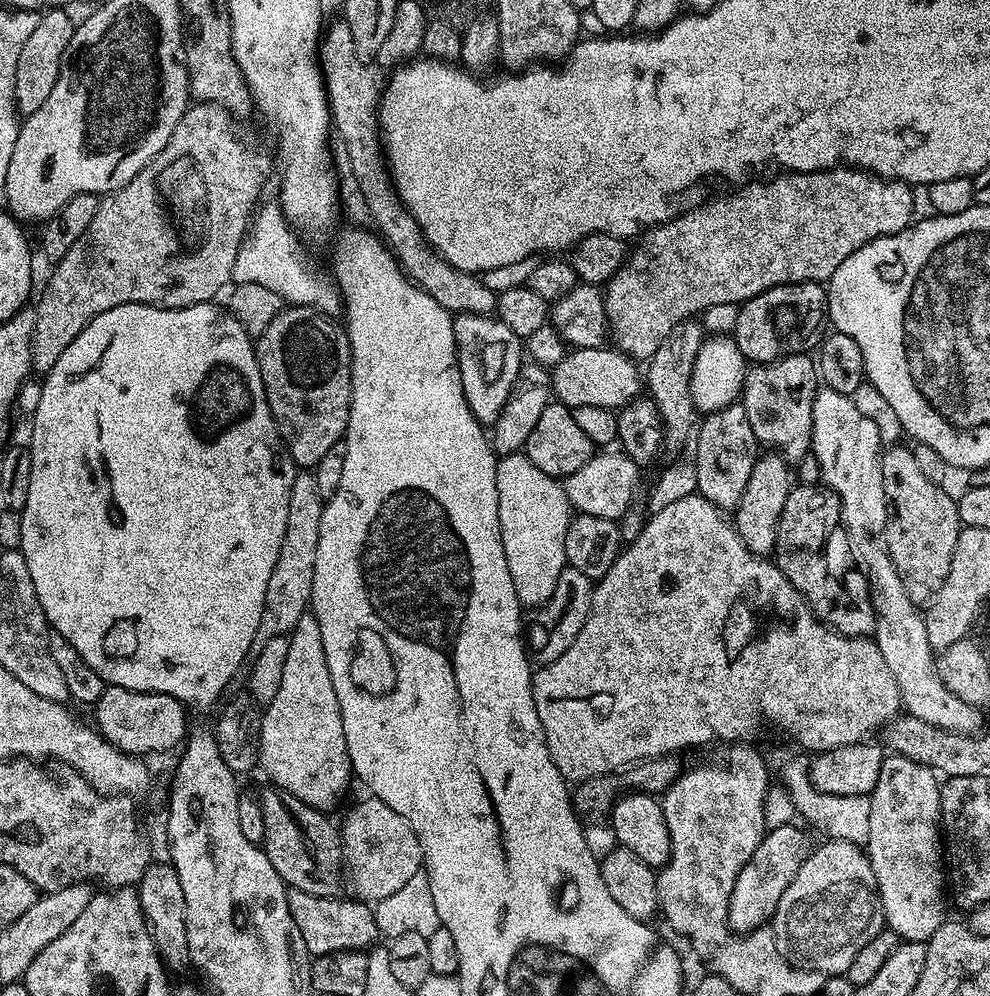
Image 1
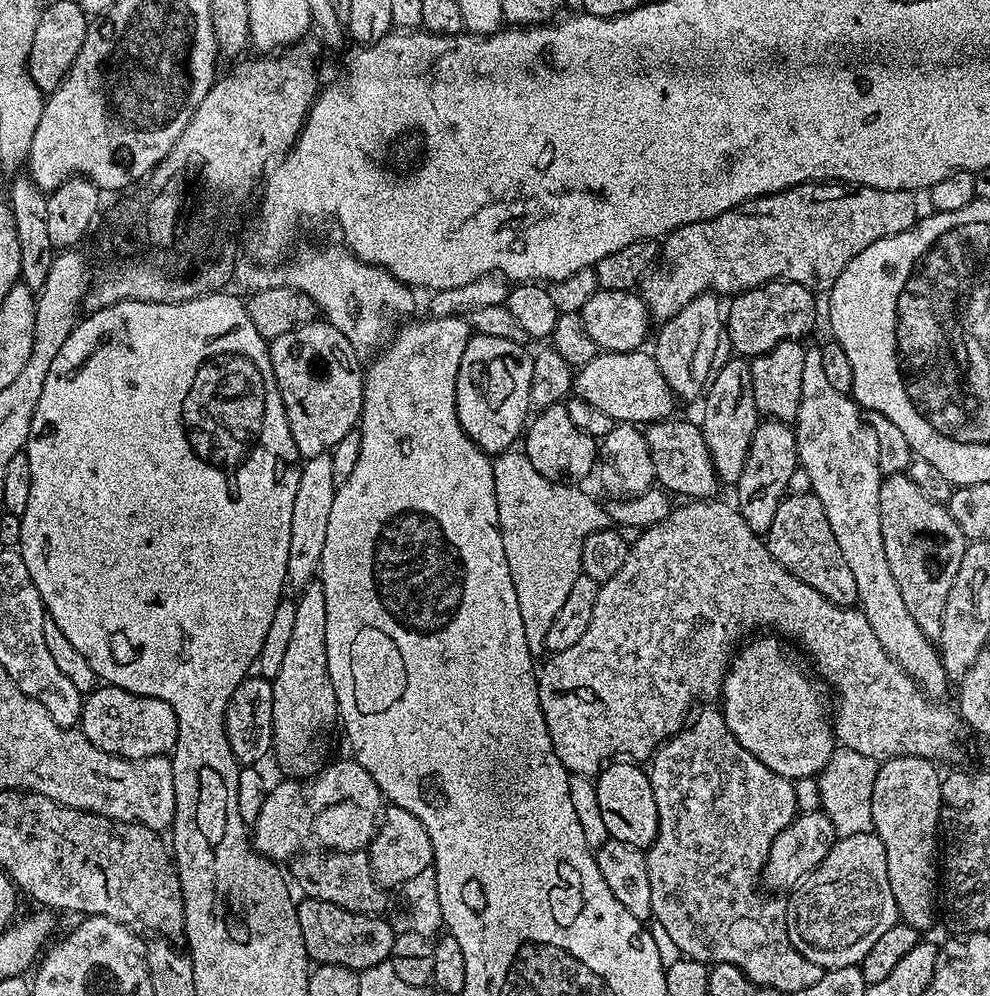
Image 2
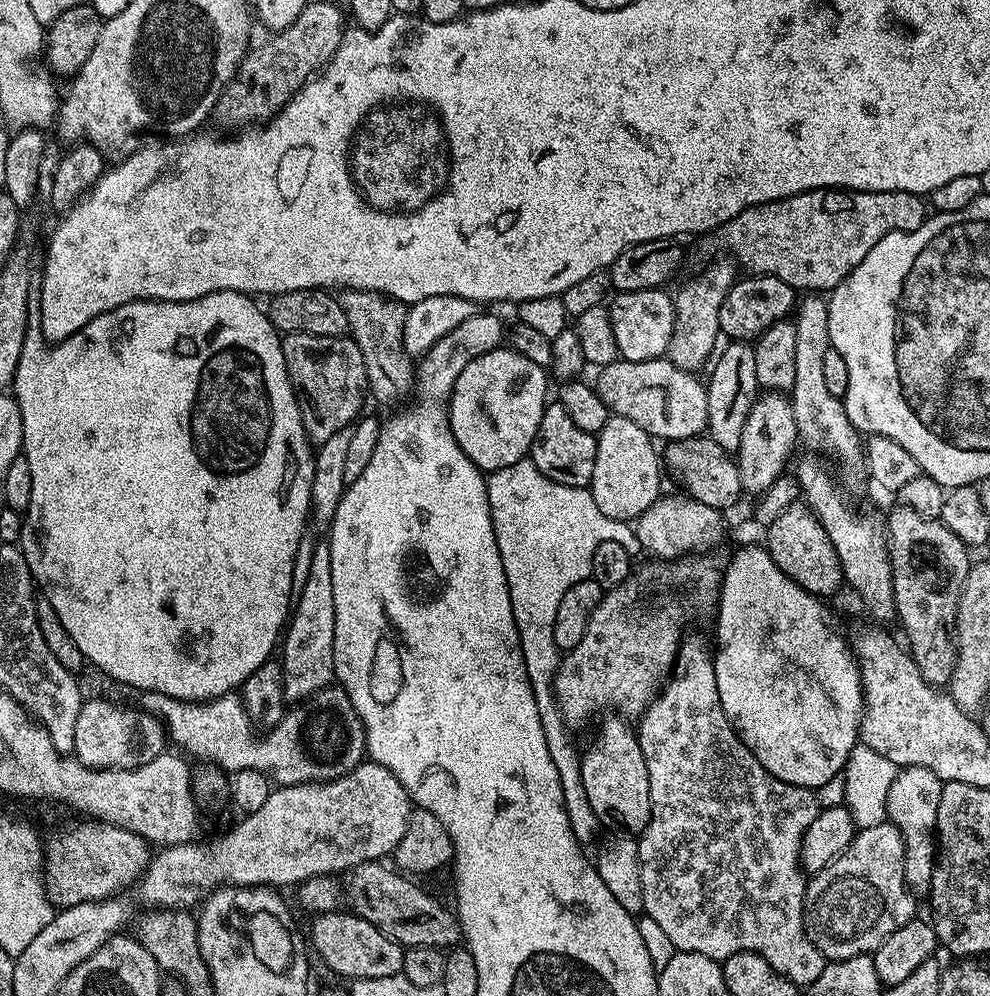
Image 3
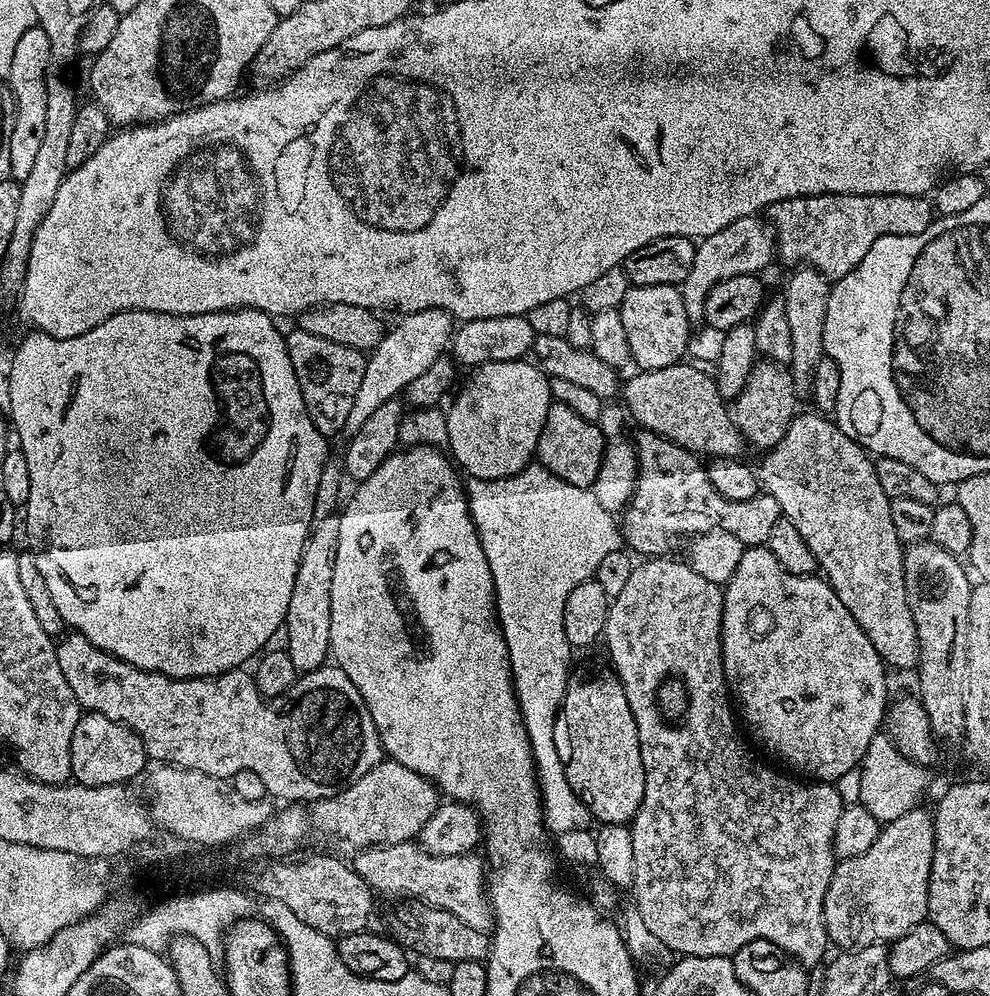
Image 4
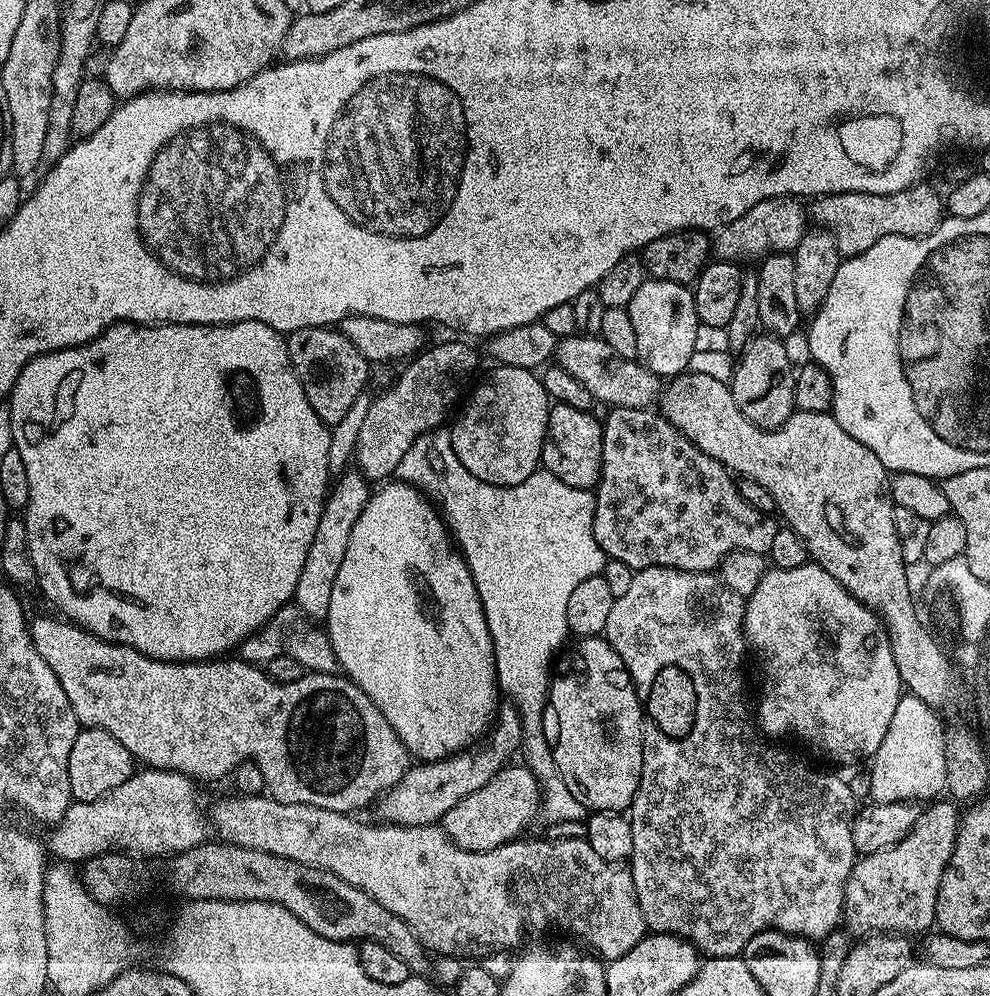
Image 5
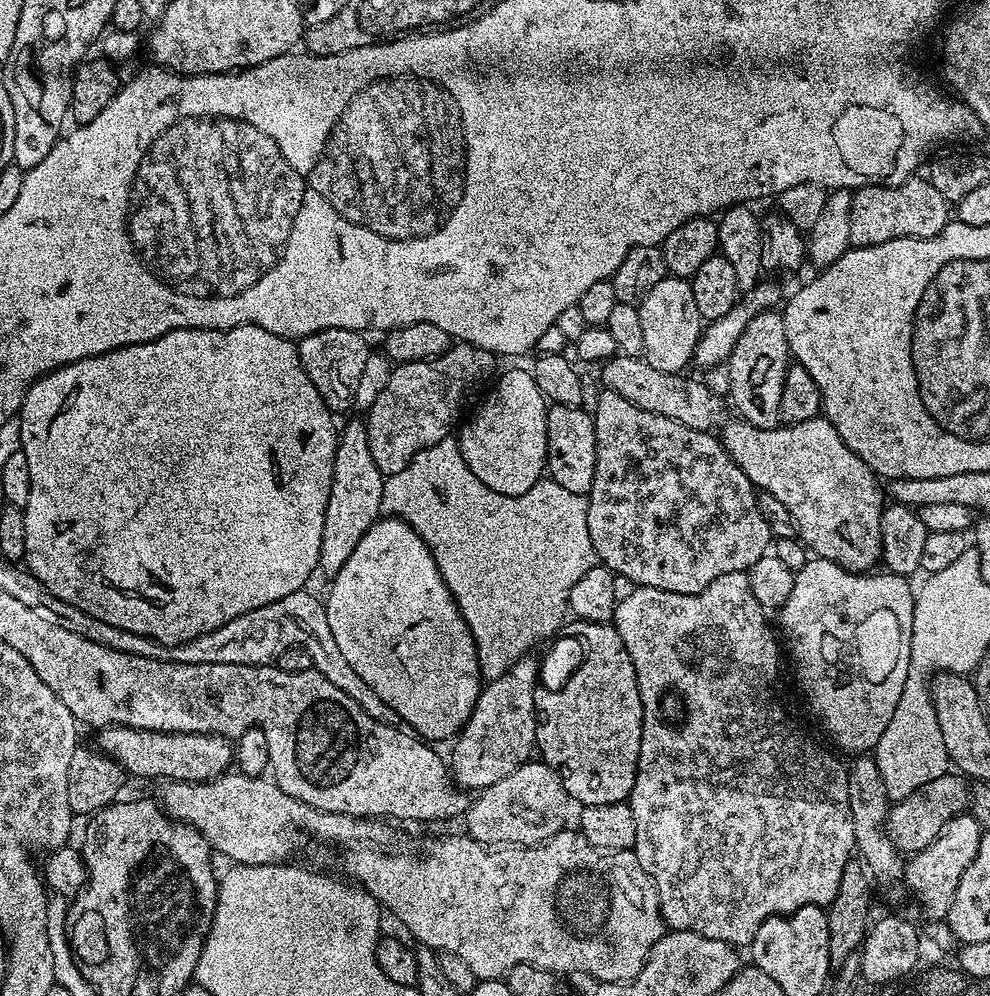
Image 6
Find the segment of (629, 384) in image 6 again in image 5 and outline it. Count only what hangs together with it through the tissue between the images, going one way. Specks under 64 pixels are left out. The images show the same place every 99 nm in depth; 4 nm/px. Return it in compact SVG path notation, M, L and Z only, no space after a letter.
M577 334L557 339L555 367L566 370L566 374L574 374L586 390L590 390L593 401L608 404L613 408L646 408L651 409L662 395L661 377L655 376L650 369L639 360L622 358L622 354L614 354L610 346L596 334Z

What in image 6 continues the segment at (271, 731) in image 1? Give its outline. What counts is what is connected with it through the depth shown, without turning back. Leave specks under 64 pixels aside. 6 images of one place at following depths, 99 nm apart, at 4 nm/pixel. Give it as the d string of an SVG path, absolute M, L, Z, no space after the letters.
M363 419L352 420L341 427L334 454L334 474L330 486L330 498L326 502L326 522L322 522L322 550L318 565L319 575L331 578L346 566L346 558L354 554L354 546L362 542L362 534L381 519L380 503L384 476L374 466L374 457L370 455L368 425Z

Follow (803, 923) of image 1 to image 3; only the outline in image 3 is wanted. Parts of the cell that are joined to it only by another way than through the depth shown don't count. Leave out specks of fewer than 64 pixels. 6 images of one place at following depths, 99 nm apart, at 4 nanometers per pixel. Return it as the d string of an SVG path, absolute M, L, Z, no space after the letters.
M891 822L859 829L848 849L808 880L804 928L829 961L875 952L898 926L917 915L917 897L904 877L904 847L903 834Z

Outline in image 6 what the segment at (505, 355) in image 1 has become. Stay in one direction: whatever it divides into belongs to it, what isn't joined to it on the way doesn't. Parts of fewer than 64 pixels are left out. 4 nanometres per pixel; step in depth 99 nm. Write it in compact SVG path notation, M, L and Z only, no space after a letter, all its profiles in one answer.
M527 367L512 368L504 372L496 380L496 385L488 392L488 397L480 404L480 409L458 428L458 439L462 458L466 466L470 466L470 474L478 478L490 490L507 496L526 494L530 486L542 479L548 463L548 409L542 390L538 390L538 382L534 382L531 371Z

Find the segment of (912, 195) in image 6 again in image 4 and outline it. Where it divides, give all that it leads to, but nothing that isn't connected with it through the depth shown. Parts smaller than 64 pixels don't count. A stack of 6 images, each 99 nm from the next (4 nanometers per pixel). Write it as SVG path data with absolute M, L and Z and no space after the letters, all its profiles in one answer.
M827 192L821 196L799 196L773 204L770 223L776 230L776 250L779 259L791 266L816 268L828 280L841 280L862 258L866 250L883 236L913 236L922 234L932 224L934 204L924 196L887 194L857 194Z

